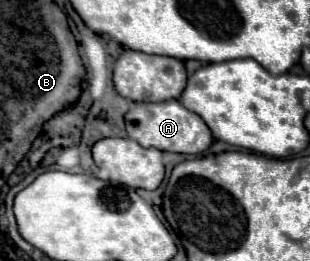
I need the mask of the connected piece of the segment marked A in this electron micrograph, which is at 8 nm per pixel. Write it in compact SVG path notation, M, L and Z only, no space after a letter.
M179 100L139 102L125 114L125 122L127 122L127 136L139 142L143 148L157 148L181 154L201 154L213 142L211 130L205 126L205 122L197 114L189 112L183 104L179 104Z

